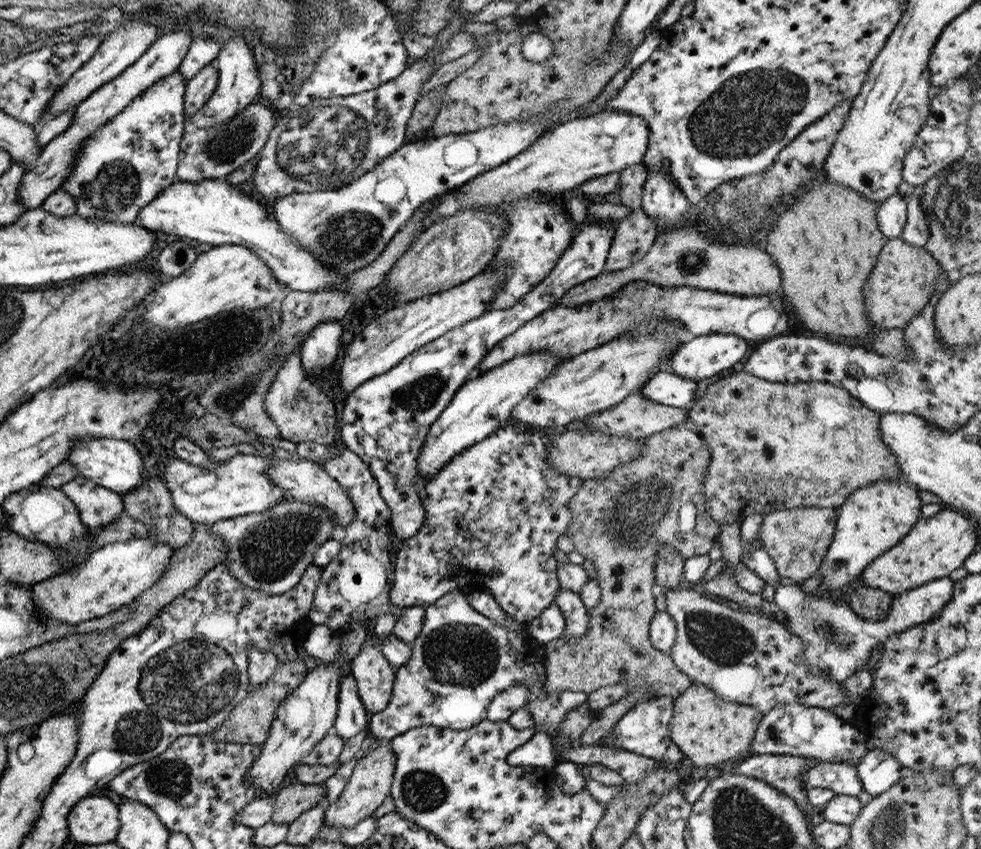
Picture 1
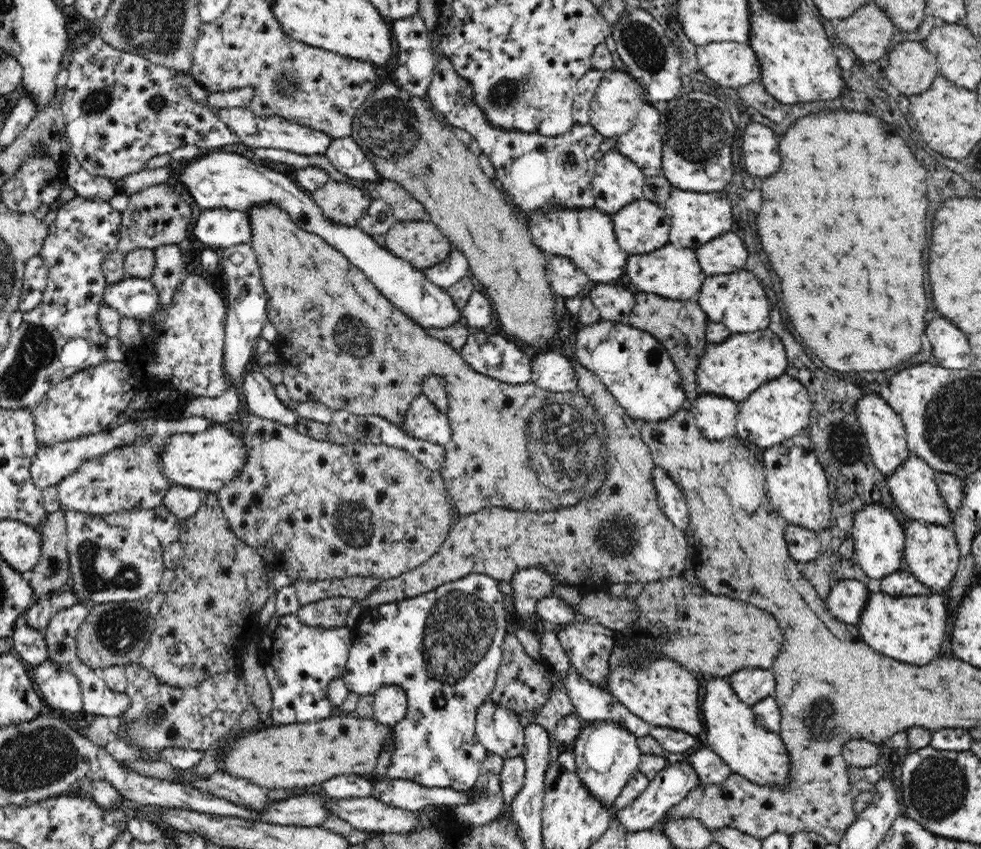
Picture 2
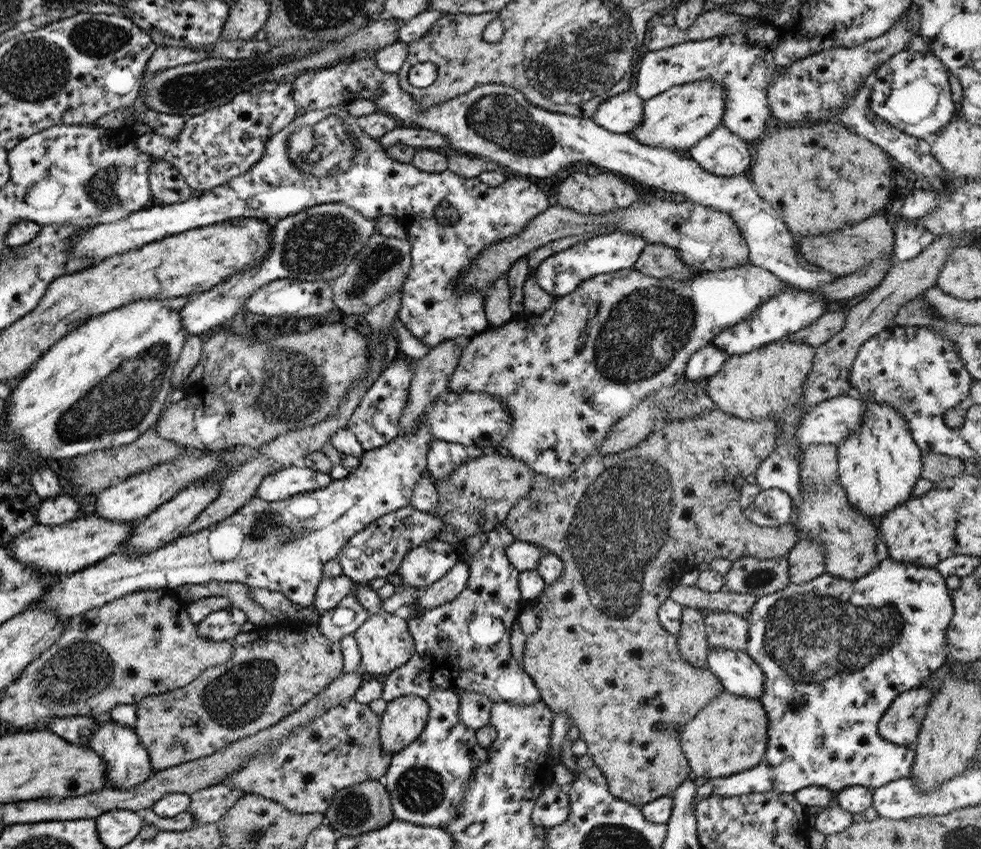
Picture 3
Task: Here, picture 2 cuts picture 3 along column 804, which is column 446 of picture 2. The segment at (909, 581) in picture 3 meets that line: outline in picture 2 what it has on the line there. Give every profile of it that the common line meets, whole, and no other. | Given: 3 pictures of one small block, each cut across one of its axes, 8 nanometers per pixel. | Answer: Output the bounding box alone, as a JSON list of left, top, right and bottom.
[342,573,508,792]

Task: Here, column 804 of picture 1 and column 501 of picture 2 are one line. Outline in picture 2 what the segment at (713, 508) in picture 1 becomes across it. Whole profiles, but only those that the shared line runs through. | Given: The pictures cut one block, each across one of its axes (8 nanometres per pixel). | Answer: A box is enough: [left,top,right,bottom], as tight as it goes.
[248,204,608,516]

